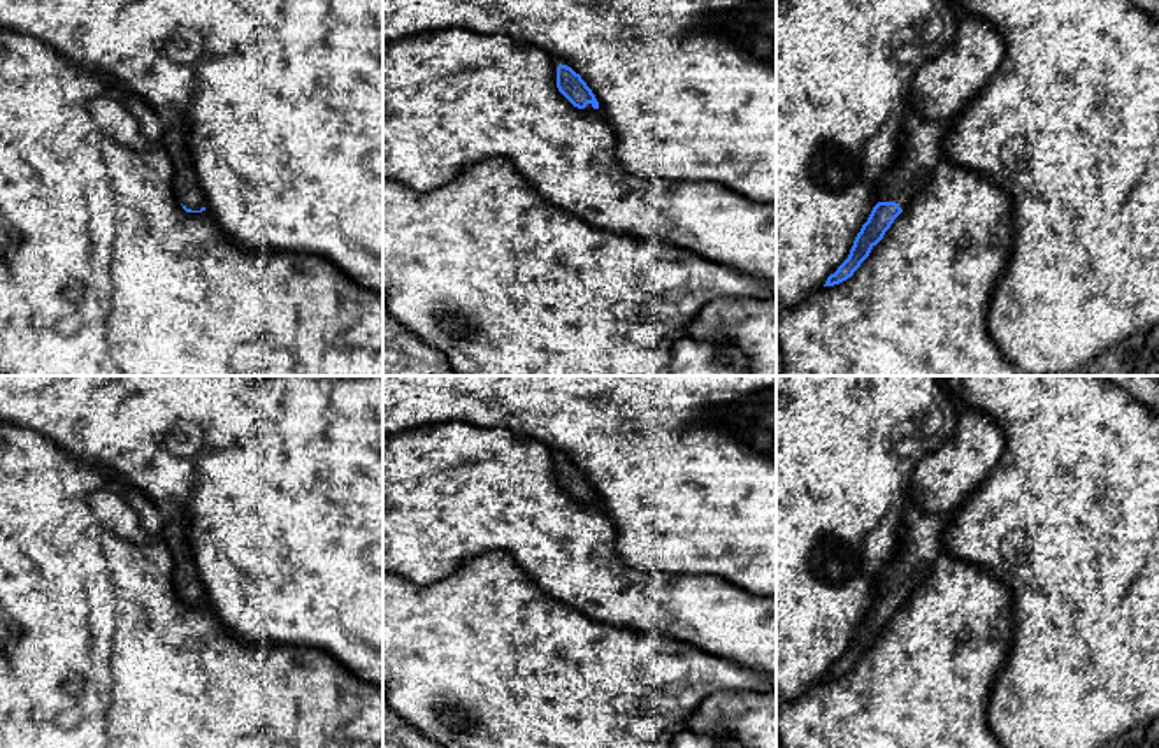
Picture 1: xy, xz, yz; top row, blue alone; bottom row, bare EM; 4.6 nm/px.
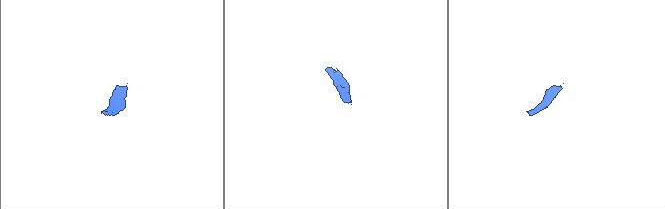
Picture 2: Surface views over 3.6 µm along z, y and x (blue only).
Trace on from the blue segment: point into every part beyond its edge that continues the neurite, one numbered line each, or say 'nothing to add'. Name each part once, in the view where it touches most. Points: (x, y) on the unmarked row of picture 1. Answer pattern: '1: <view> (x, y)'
1: xy (187, 582)

